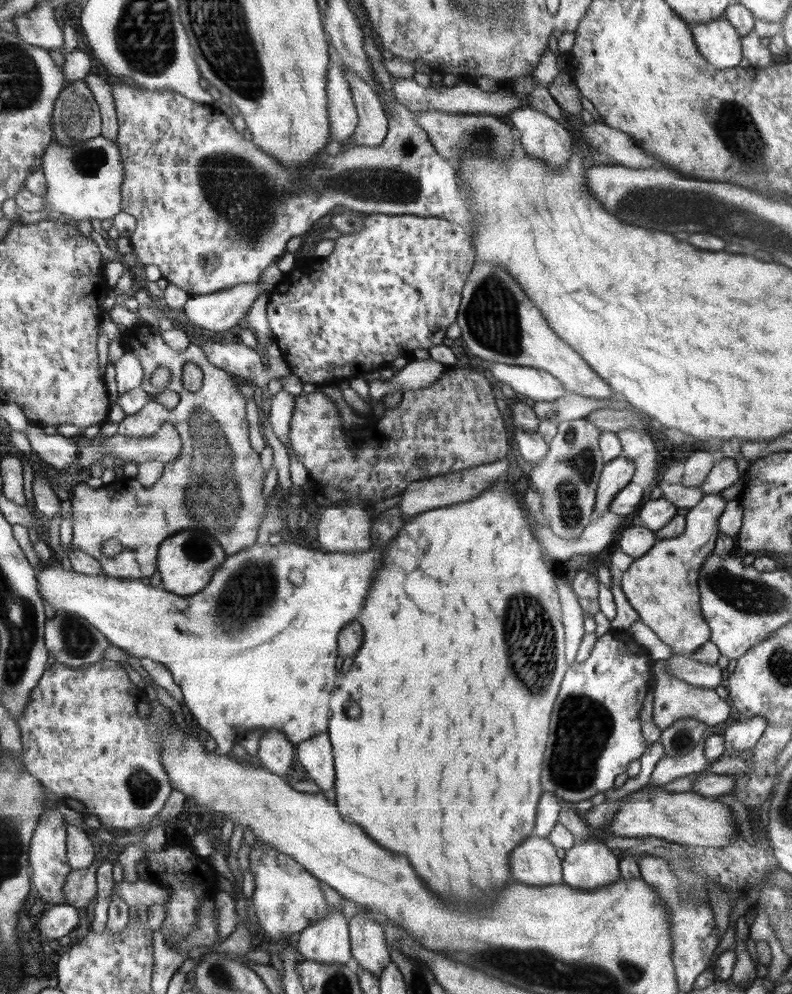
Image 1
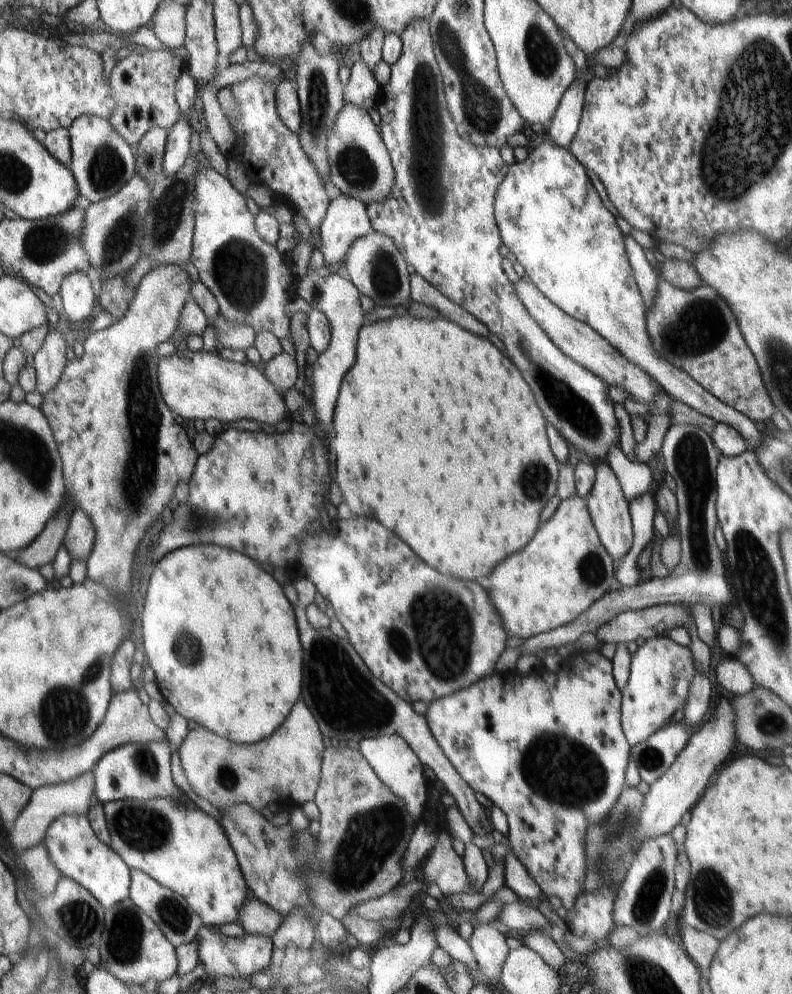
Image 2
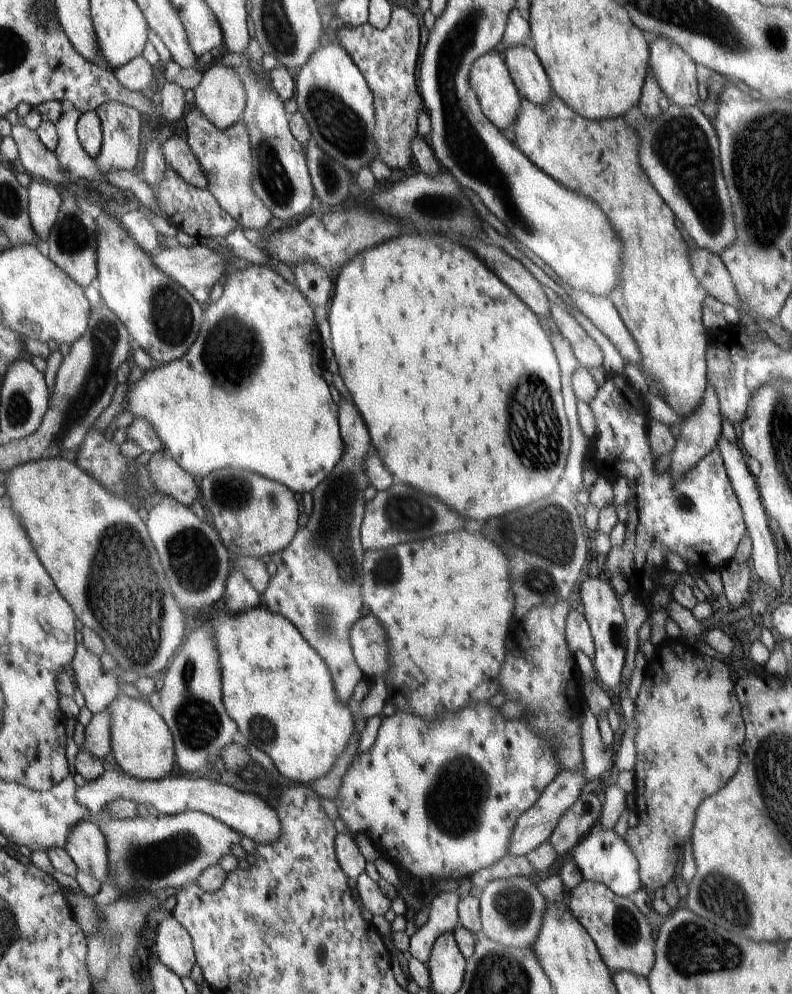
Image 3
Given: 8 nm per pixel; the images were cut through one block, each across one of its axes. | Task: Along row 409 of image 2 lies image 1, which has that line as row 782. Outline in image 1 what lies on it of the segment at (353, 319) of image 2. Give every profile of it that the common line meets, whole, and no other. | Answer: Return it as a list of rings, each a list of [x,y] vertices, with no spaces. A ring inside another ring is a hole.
[[[327,732],[299,742],[296,745],[296,756],[321,792],[334,788],[333,750]]]

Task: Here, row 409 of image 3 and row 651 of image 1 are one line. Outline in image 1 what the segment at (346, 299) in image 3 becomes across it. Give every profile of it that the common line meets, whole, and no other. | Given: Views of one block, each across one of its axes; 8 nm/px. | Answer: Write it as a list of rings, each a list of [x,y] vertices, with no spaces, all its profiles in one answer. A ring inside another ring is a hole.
[[[505,479],[502,483],[486,488],[476,500],[446,505],[406,518],[398,536],[386,546],[386,554],[374,574],[374,582],[368,590],[362,612],[356,618],[364,628],[360,652],[354,656],[354,664],[340,680],[340,684],[336,684],[329,699],[330,720],[327,733],[333,750],[335,805],[338,806],[340,816],[362,826],[366,834],[370,834],[380,846],[408,856],[410,864],[432,892],[460,902],[472,900],[474,896],[474,902],[491,904],[496,899],[496,893],[500,893],[500,889],[504,889],[503,886],[513,880],[508,854],[528,835],[533,834],[538,798],[543,793],[540,788],[540,764],[548,738],[550,712],[558,696],[560,682],[568,670],[568,664],[564,660],[565,630],[562,626],[560,595],[556,589],[557,578],[551,569],[551,562],[540,550],[540,544],[532,534],[532,524],[526,518],[528,512],[524,512],[515,493],[514,484],[508,484]],[[416,570],[424,572],[436,582],[436,596],[430,590],[434,604],[430,610],[422,610],[418,602],[412,600],[412,596],[406,592],[406,578]],[[520,662],[524,662],[522,678],[514,670],[514,666],[520,666]],[[348,706],[356,706],[358,714],[350,718],[346,714]]]

